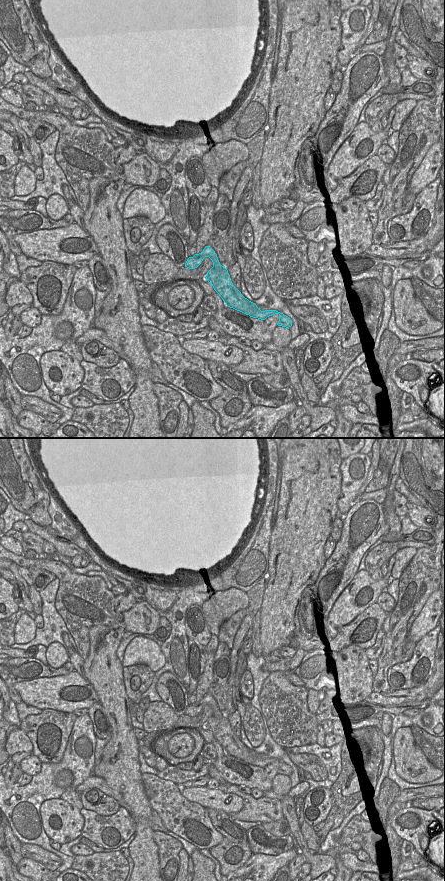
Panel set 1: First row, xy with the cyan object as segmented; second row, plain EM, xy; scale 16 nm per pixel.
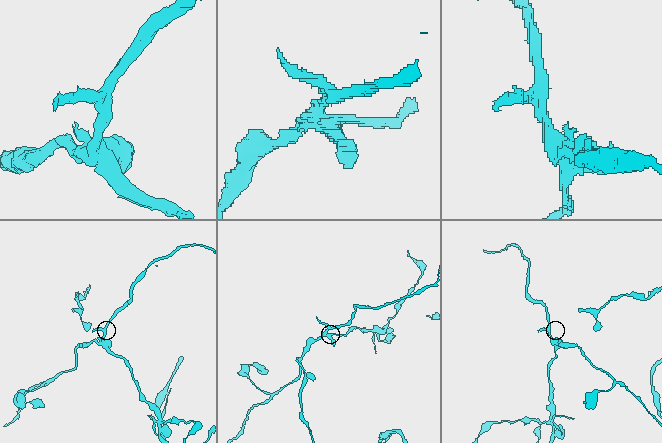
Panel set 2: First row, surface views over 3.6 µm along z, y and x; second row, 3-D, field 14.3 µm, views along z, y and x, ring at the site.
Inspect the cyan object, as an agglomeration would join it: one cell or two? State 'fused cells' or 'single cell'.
fused cells

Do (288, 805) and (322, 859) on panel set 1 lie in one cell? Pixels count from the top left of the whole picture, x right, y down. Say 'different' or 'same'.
same

